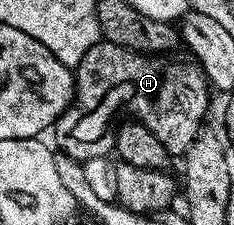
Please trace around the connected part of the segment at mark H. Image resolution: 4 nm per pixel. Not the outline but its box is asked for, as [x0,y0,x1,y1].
[53,42,212,162]

